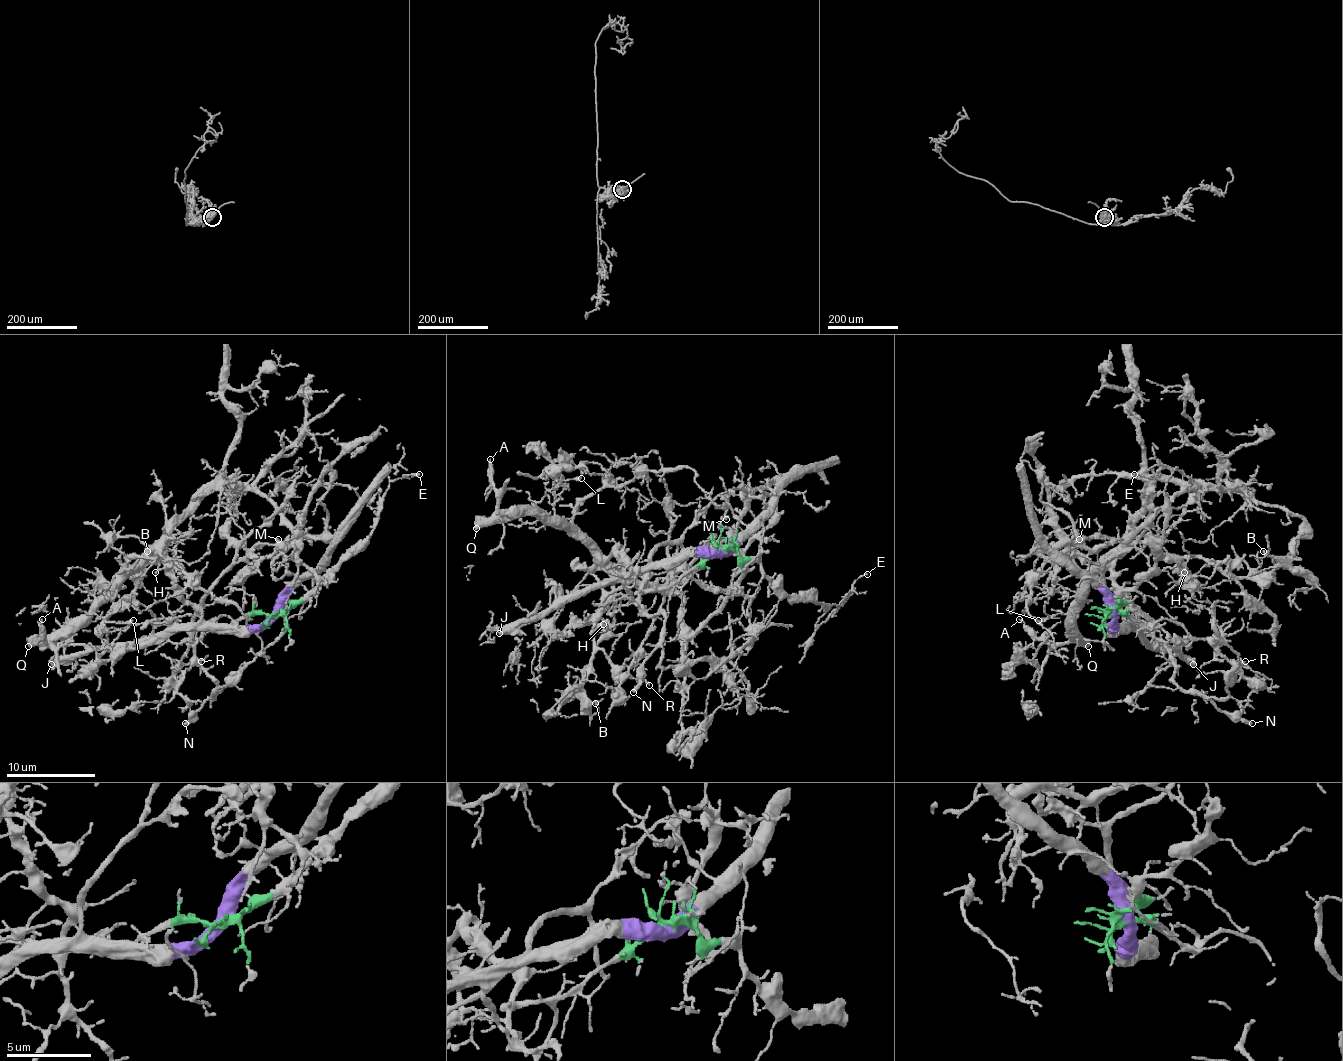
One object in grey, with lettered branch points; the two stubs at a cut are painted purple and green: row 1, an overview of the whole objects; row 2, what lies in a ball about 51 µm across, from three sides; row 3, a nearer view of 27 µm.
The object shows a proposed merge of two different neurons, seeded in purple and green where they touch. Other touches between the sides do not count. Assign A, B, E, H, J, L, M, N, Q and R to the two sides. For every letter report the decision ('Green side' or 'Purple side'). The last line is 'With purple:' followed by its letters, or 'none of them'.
A: Green side
B: Green side
E: Green side
H: Green side
J: Purple side
L: Green side
M: Purple side
N: Green side
Q: Green side
R: Green side
With purple: J, M

